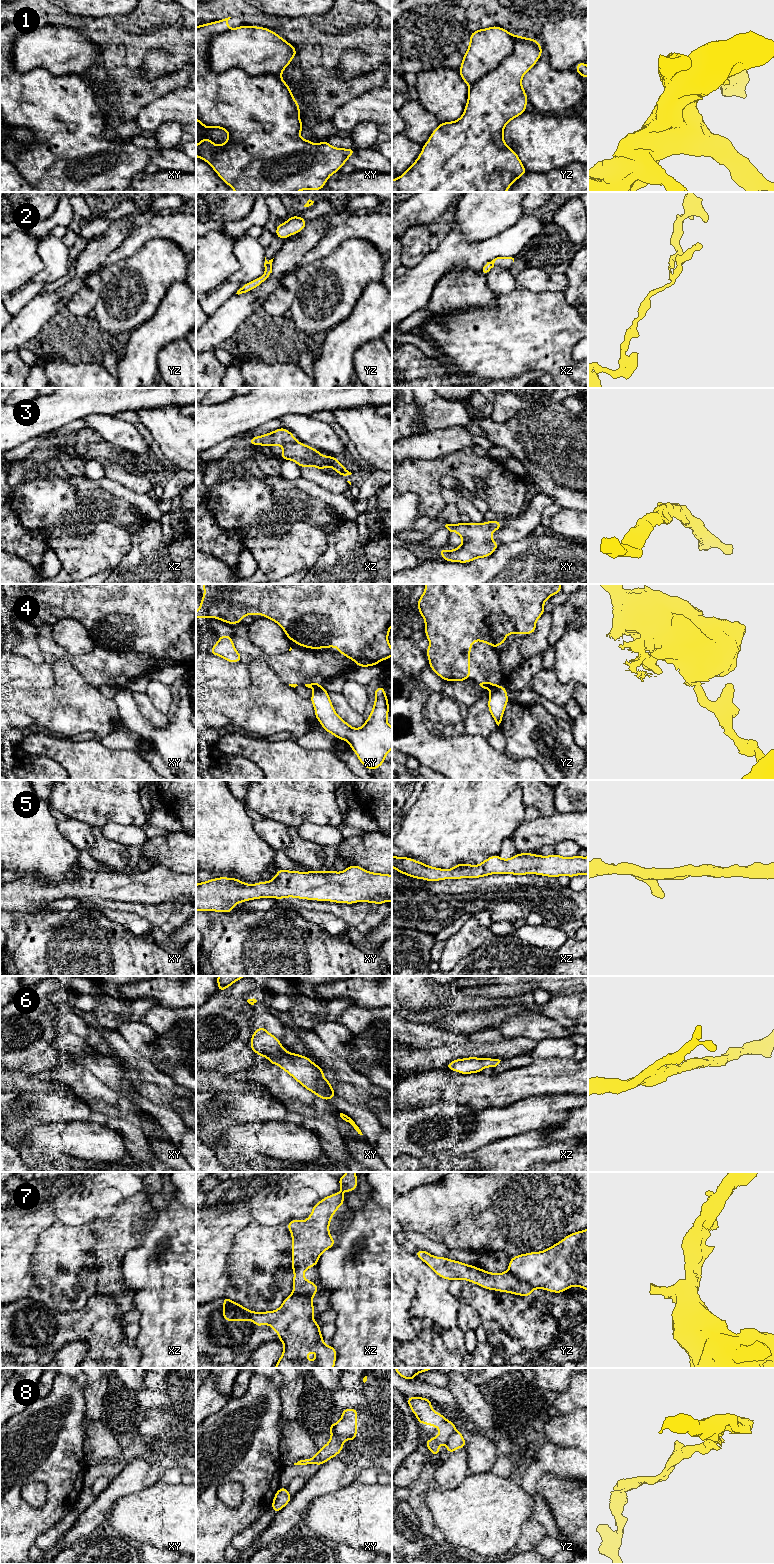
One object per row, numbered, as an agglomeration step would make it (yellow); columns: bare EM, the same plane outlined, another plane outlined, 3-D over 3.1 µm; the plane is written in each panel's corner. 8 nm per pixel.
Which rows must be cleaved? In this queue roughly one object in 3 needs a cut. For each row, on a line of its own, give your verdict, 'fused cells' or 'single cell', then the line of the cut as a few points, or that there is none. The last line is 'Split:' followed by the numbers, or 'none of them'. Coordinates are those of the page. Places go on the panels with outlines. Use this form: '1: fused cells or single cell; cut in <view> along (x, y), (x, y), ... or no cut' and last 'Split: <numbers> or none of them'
1: fused cells; cut in xy along (207, 46), (214, 71), (240, 67), (252, 75), (280, 76)
2: fused cells; cut in yz along (268, 262), (265, 268)
3: single cell; no cut
4: fused cells; cut in xy along (322, 686), (314, 689)
5: single cell; no cut
6: single cell; no cut
7: fused cells; cut in yz along (508, 1270), (533, 1288)
8: fused cells; cut in yz along (455, 1431), (446, 1443)
Split: 1, 2, 4, 7, 8

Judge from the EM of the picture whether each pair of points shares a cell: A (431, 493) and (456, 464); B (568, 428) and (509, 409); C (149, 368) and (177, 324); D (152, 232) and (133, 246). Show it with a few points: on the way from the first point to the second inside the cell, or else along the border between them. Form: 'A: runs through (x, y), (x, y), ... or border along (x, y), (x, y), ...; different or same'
A: runs through (431, 484), (431, 481), (447, 465); same
B: border along (540, 404), (519, 411), (507, 421), (496, 421); different
C: runs through (149, 357), (149, 351), (166, 334); same
D: runs through (147, 232), (138, 241); same

